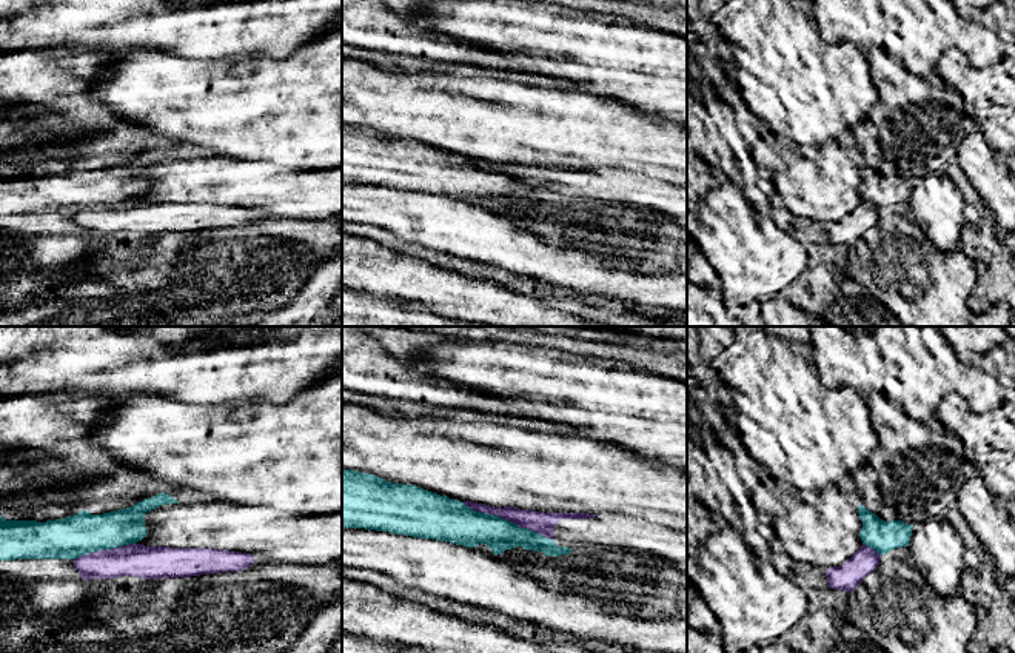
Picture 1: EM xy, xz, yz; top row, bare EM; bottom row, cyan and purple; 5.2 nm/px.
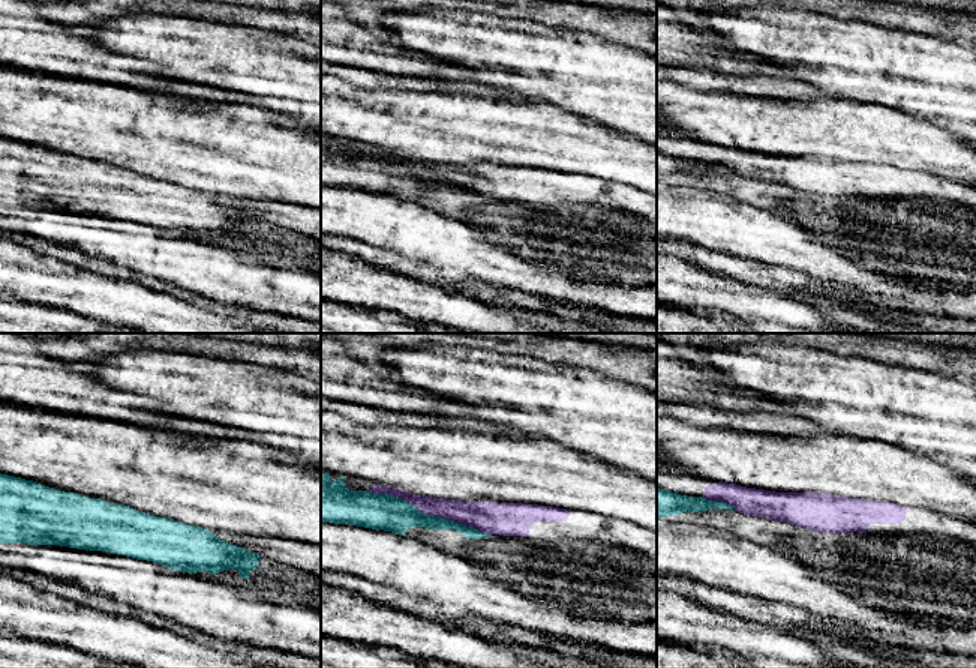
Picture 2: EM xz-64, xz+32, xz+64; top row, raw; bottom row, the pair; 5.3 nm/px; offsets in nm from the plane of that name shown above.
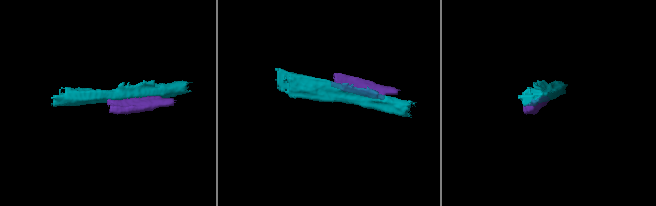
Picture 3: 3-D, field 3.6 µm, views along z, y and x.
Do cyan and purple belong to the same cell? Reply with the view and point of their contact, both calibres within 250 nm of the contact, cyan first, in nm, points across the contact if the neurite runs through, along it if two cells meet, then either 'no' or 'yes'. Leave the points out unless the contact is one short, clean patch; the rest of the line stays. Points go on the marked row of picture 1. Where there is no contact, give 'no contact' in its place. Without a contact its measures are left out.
xz (505, 519) | 200/110 nm | no

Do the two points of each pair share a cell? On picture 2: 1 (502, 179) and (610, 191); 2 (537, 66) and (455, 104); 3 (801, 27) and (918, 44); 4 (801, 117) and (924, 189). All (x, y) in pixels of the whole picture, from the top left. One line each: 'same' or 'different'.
1: same
2: different
3: same
4: different

